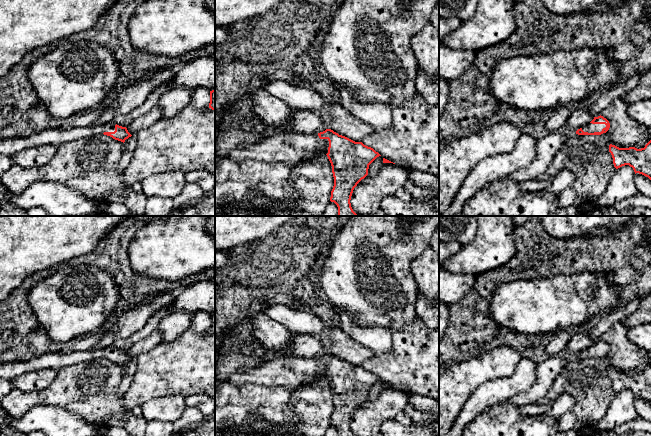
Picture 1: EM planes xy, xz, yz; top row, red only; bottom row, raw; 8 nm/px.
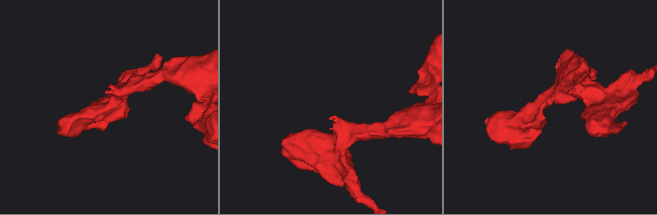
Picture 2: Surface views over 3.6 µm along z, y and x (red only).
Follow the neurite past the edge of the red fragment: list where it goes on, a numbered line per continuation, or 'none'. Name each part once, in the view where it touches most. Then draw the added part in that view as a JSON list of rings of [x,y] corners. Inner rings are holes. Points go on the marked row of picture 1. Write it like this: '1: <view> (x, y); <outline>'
1: yz (590, 128); [[[588,123],[586,125],[584,125],[582,127],[582,130],[584,132],[588,132],[588,133],[594,133],[594,132],[601,132],[603,128],[605,128],[606,125],[605,124],[592,124],[592,123]]]

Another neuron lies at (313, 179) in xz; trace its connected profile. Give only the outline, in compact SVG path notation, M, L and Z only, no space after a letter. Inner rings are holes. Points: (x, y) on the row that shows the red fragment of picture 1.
M321 154L291 167L296 187L298 207L290 216L322 216L330 203L334 186L332 166L326 154Z

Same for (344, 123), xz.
M330 103L329 109L332 118L331 130L355 142L362 142L373 131L374 127L354 117L343 106Z

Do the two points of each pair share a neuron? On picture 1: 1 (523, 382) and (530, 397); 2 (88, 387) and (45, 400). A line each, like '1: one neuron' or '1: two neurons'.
1: two neurons
2: one neuron

